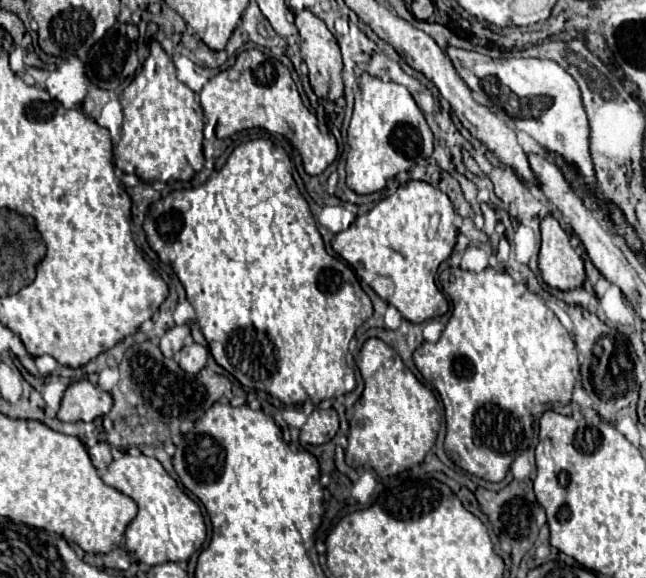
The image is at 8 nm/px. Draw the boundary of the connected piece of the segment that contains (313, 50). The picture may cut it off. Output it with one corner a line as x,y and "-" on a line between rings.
308,10
296,14
296,28
300,32
300,54
310,68
310,84
316,96
326,100
338,100
344,94
344,86
342,86
342,58
334,34
326,28
326,24
318,16
314,16

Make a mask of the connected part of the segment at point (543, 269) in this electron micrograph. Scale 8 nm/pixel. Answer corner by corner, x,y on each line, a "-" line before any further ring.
548,214
540,224
542,244
538,254
540,276
552,288
574,290
586,280
584,262
570,244
570,236
558,224
554,216

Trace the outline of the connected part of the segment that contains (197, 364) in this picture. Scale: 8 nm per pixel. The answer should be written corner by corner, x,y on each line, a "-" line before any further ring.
196,342
184,346
180,352
180,368
188,370
190,374
200,372
206,366
206,360
208,360
208,350

